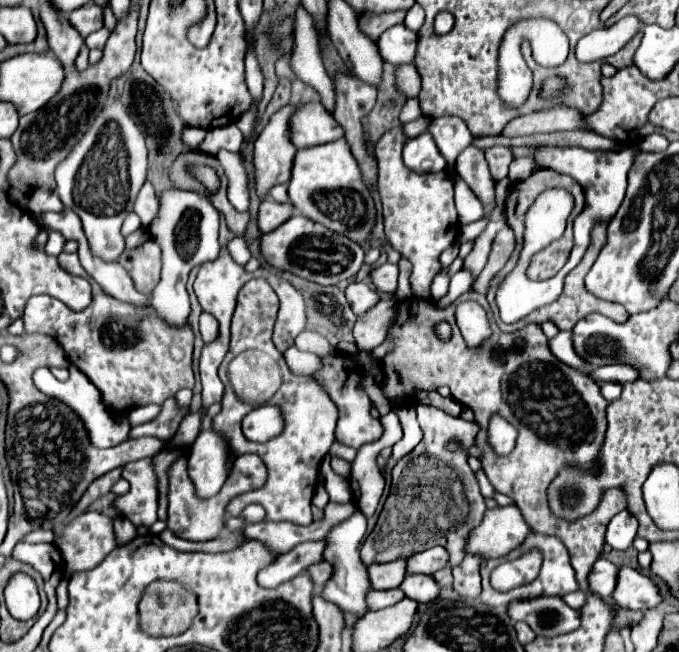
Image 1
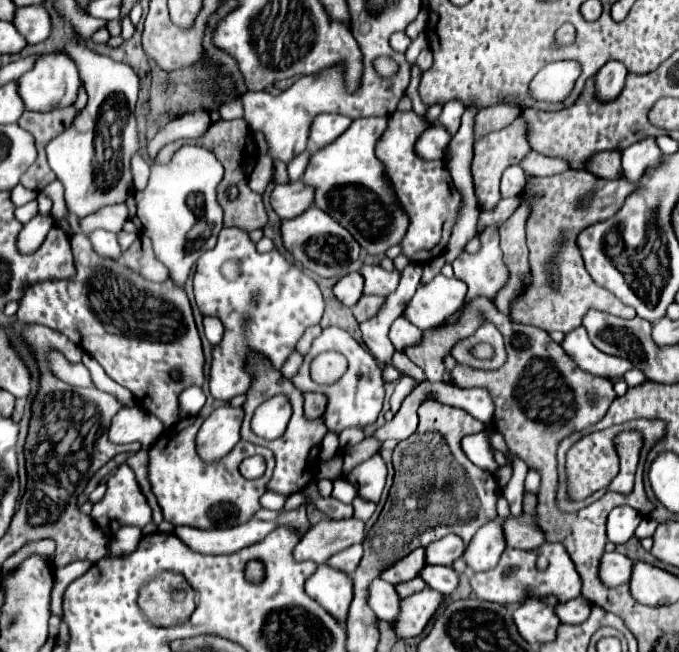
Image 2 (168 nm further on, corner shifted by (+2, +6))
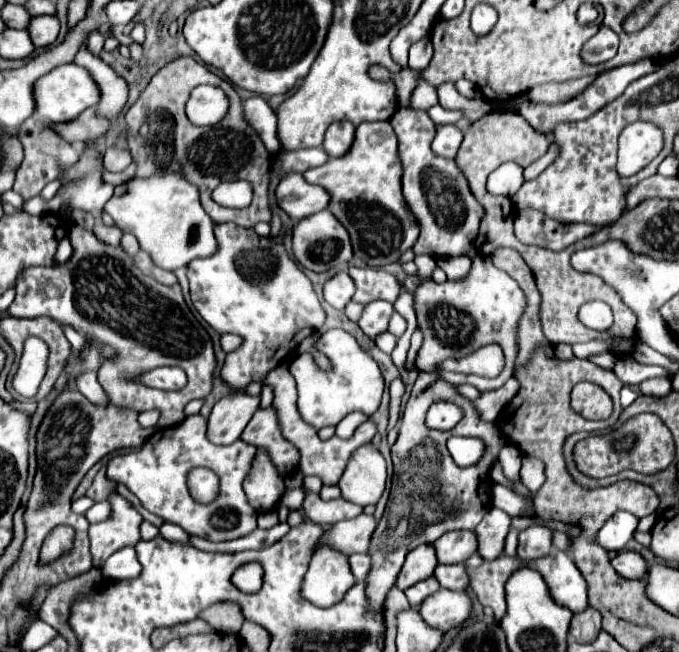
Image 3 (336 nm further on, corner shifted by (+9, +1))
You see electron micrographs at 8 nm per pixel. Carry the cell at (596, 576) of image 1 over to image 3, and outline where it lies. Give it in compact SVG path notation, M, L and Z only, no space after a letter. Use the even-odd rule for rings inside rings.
M633 551L617 553L617 557L611 559L611 565L623 579L643 579L647 571L647 561Z

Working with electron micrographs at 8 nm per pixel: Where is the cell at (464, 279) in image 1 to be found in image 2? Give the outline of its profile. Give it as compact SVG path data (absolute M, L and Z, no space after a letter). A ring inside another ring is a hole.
M438 274L430 284L416 290L402 316L420 330L428 330L436 326L436 322L454 314L462 306L464 296L466 284L462 280Z

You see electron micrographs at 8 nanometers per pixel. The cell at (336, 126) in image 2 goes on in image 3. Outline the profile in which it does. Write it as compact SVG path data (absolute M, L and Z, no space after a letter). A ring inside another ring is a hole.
M335 121L335 123L331 123L327 127L327 131L325 131L323 149L331 157L341 157L345 153L345 149L351 147L353 131L355 131L355 125L349 123L349 121Z

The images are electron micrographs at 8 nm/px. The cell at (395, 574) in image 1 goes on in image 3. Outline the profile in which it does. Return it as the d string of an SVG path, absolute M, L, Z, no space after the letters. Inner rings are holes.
M419 545L413 551L409 551L407 561L395 581L395 587L405 591L407 587L429 579L433 575L433 567L437 567L437 559L433 555L433 547L431 545Z

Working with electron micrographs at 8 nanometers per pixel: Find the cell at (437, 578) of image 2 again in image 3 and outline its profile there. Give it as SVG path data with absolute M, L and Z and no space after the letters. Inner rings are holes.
M437 565L433 577L439 581L443 589L451 591L463 591L469 585L467 569L463 565Z

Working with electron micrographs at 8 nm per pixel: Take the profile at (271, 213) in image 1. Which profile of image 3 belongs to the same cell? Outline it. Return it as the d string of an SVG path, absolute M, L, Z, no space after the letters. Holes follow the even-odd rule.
M289 175L285 177L275 189L277 205L291 217L303 219L309 217L329 203L329 193L323 187L309 185L303 175Z

